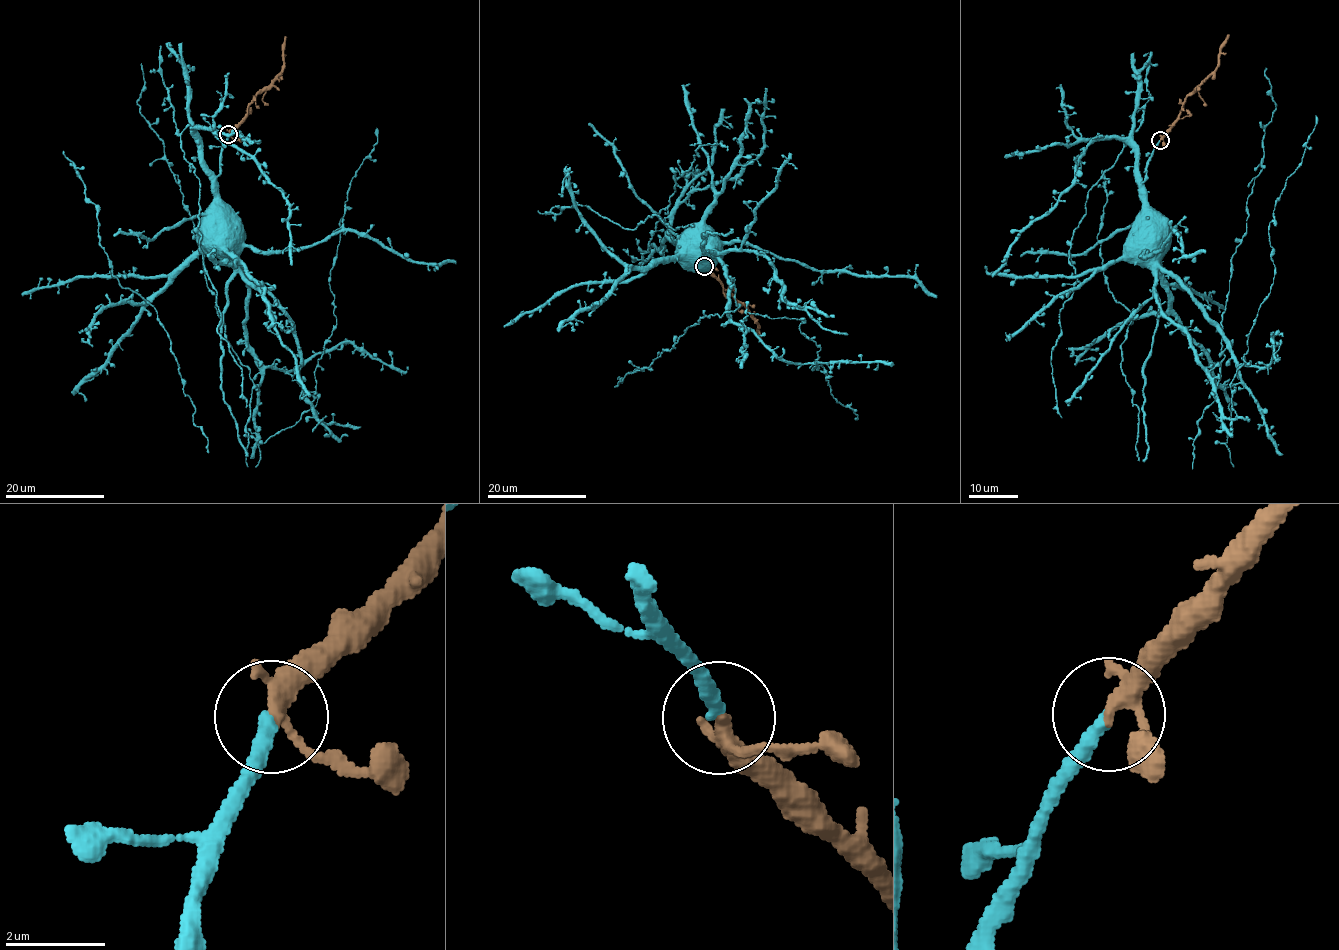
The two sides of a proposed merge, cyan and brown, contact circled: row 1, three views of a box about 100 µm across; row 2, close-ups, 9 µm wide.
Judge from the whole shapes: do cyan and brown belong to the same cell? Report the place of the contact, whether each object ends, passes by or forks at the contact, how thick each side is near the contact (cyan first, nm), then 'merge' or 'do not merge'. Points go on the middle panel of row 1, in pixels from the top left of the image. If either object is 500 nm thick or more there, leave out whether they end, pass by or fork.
at (704, 266); cyan ends there; brown forks there; 300 nm thick on the cyan side, 240 nm on the other; merge

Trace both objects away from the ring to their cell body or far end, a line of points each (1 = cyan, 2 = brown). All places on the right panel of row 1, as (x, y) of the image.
1: (1160, 140), (1146, 169), (1142, 209), (1135, 220), (1134, 230)
2: (1160, 140), (1178, 117), (1182, 102), (1215, 69), (1219, 48), (1229, 35)

